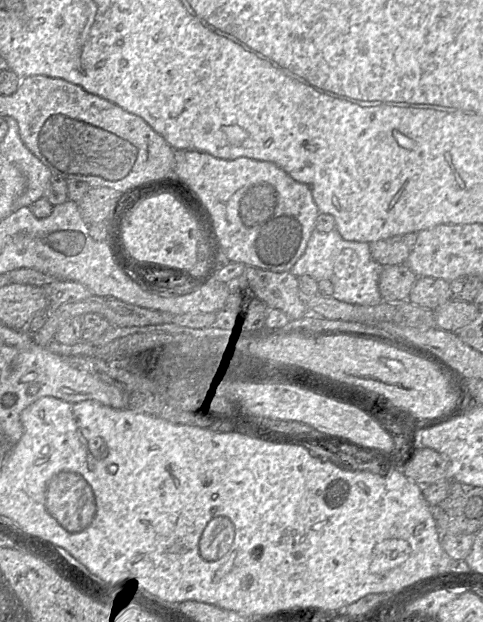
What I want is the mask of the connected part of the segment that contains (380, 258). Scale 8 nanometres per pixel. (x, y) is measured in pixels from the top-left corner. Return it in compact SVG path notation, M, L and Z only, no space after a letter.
M417 233L394 236L369 243L373 259L381 266L404 264L416 242Z

